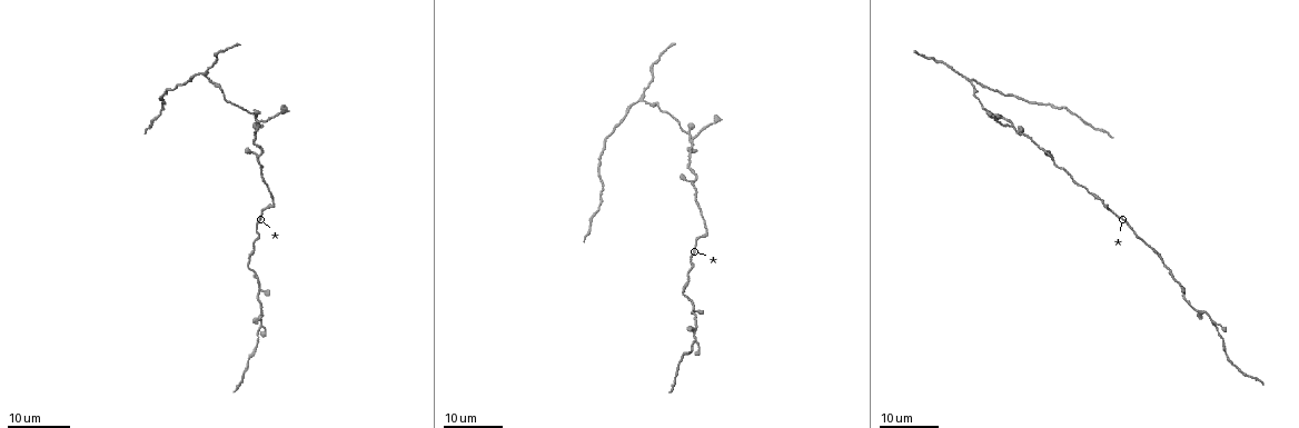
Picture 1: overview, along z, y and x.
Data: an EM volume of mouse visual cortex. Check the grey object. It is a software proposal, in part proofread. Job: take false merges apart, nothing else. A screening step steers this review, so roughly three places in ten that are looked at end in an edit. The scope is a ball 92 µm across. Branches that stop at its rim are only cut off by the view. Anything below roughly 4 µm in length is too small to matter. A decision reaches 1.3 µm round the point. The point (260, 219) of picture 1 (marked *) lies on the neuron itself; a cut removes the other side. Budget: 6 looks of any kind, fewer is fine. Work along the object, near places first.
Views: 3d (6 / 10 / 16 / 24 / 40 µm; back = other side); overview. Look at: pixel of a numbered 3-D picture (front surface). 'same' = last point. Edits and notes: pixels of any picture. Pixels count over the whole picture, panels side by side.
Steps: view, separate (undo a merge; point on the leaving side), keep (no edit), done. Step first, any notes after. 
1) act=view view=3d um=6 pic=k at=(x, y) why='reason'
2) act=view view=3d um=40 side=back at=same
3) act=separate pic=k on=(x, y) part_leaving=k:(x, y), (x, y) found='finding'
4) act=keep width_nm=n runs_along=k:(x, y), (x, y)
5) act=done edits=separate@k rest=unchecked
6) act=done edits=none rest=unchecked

act=view view=3d um=16 pic=1 at=(206, 72) why='a fork'

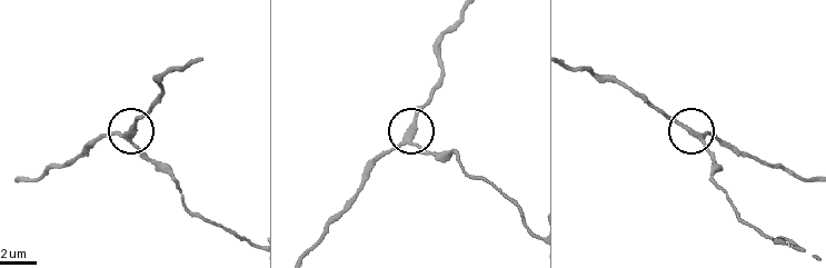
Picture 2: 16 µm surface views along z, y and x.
act=view view=3d um=6 pic=2 at=(697, 133) why='zoom in'

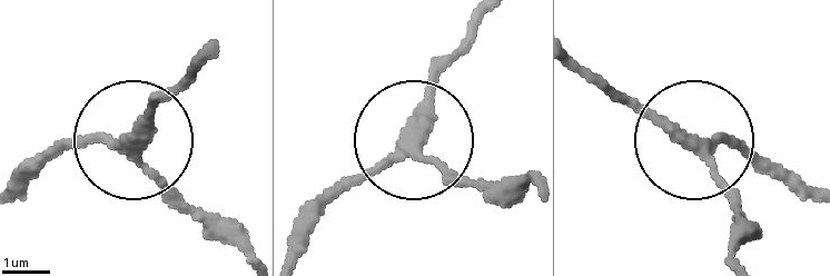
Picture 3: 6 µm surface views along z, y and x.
act=view view=3d um=6 side=back pic=3 at=(408, 144)

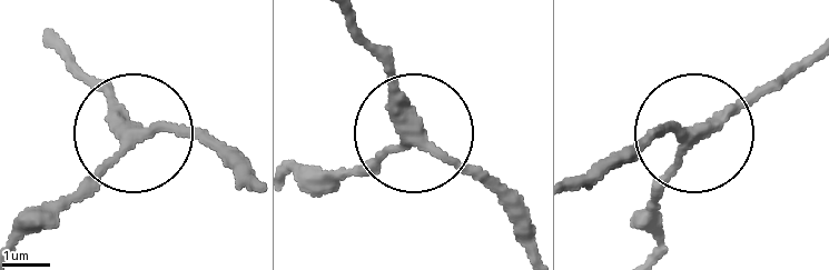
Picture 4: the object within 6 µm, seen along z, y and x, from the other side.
act=separate pic=4 on=(194, 130) width_nm=260 part_leaving=4:(141, 133), (197, 137), (248, 184) found='a second neuron is stuck on'

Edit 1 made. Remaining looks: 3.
act=view view=3d um=24 pic=1 at=(1010, 123) why='three-way junction'

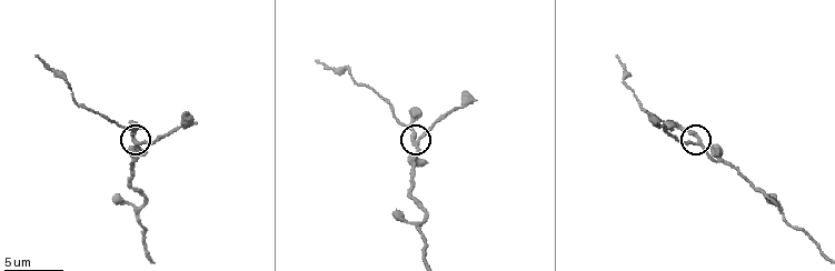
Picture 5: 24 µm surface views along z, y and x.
act=view view=3d um=10 pic=5 at=(137, 141)

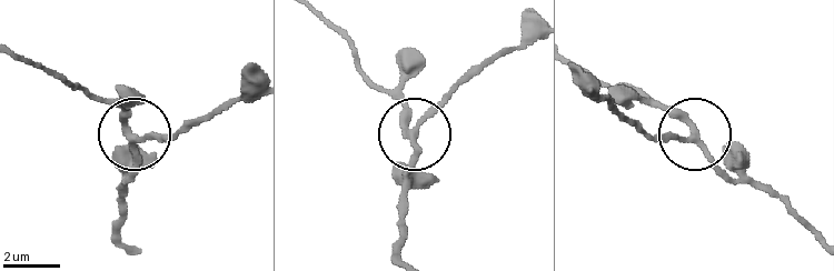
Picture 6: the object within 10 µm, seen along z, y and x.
act=keep runs_along=6:(125, 243), (118, 196), (135, 139), (187, 129) found='all the same neuron'

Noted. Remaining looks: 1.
act=done edits=separate@4 rest=unchecked

